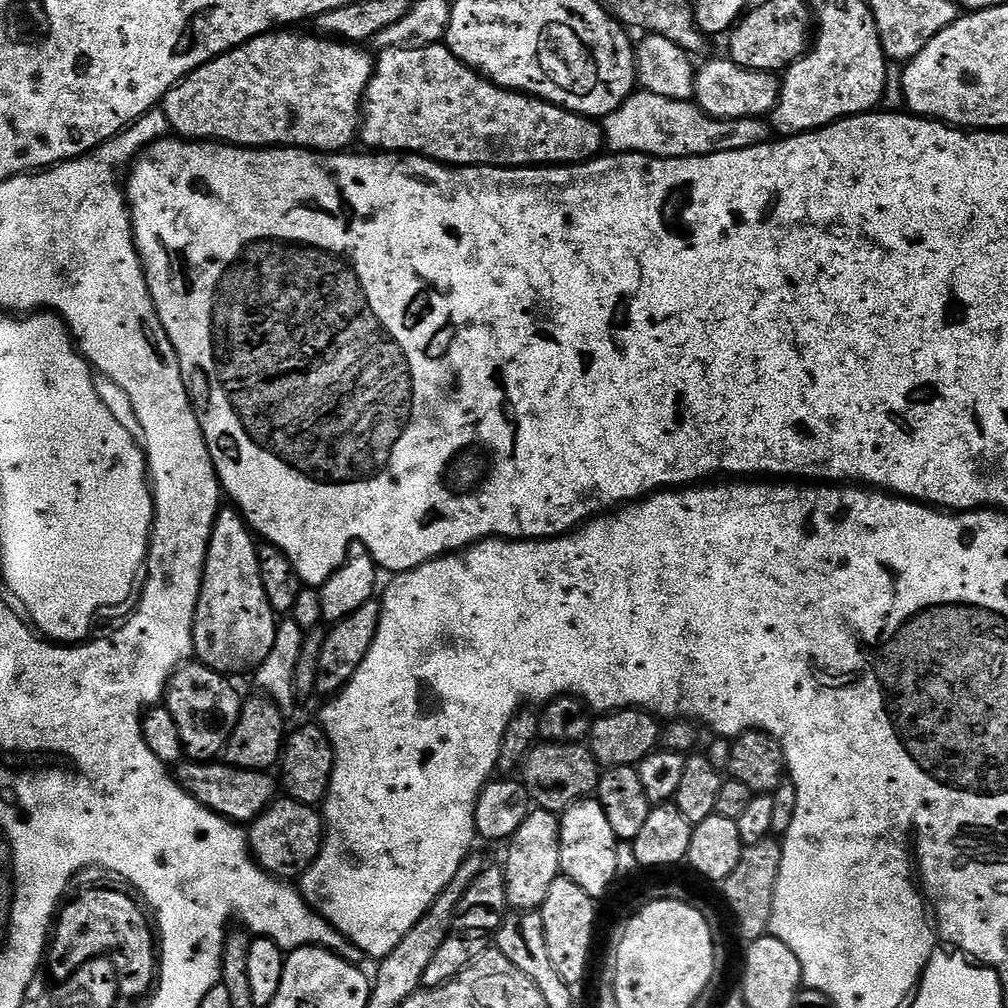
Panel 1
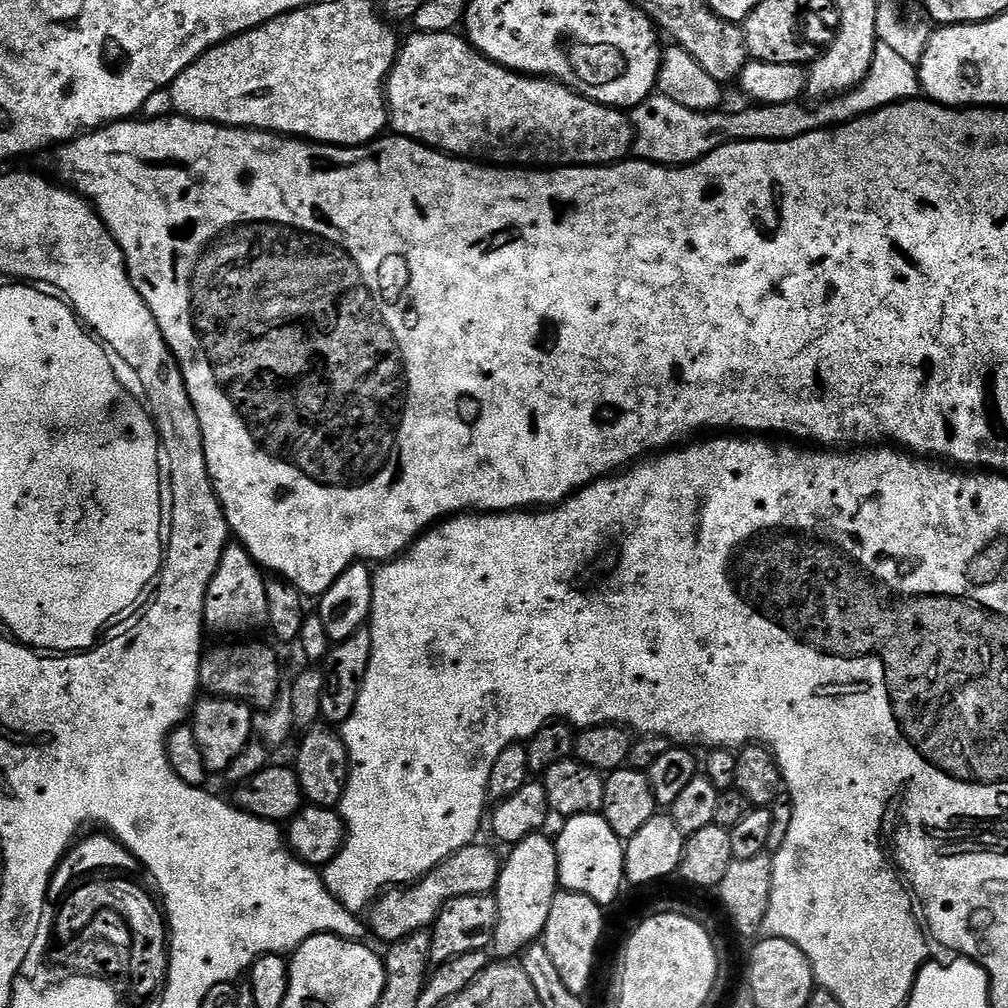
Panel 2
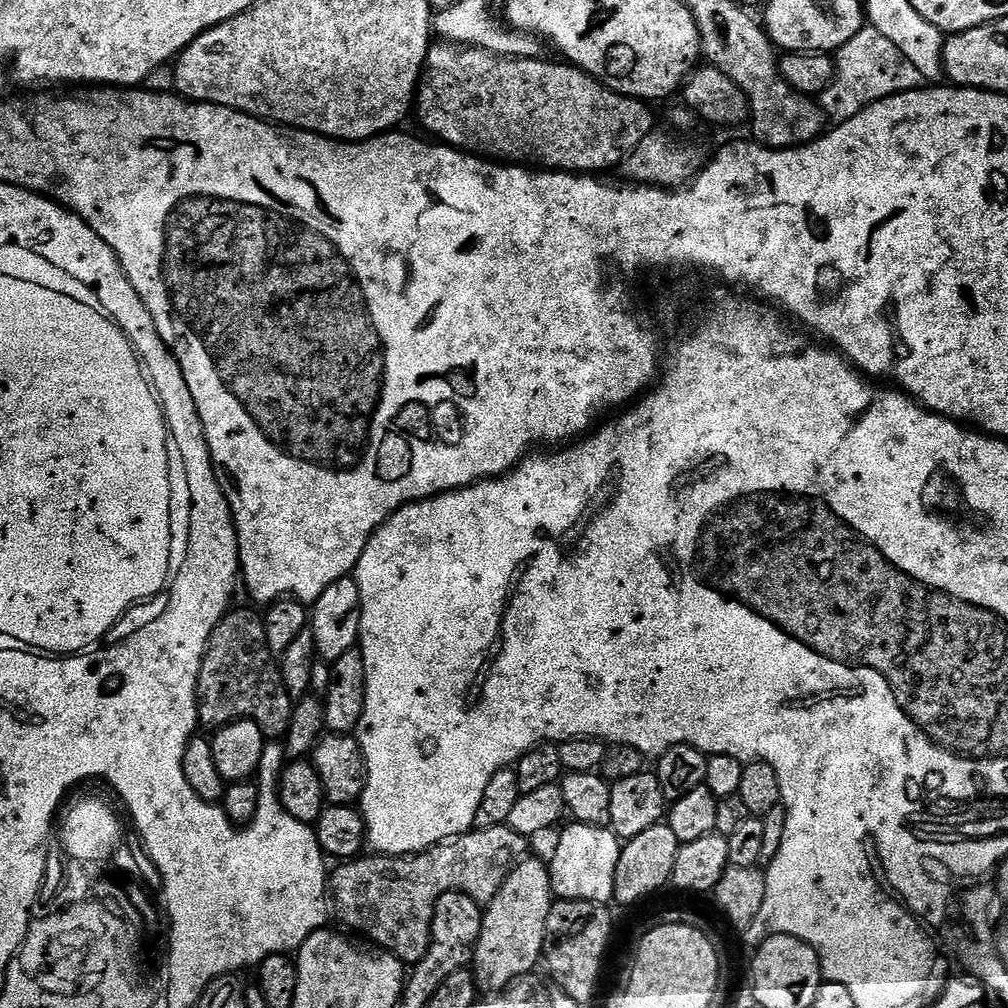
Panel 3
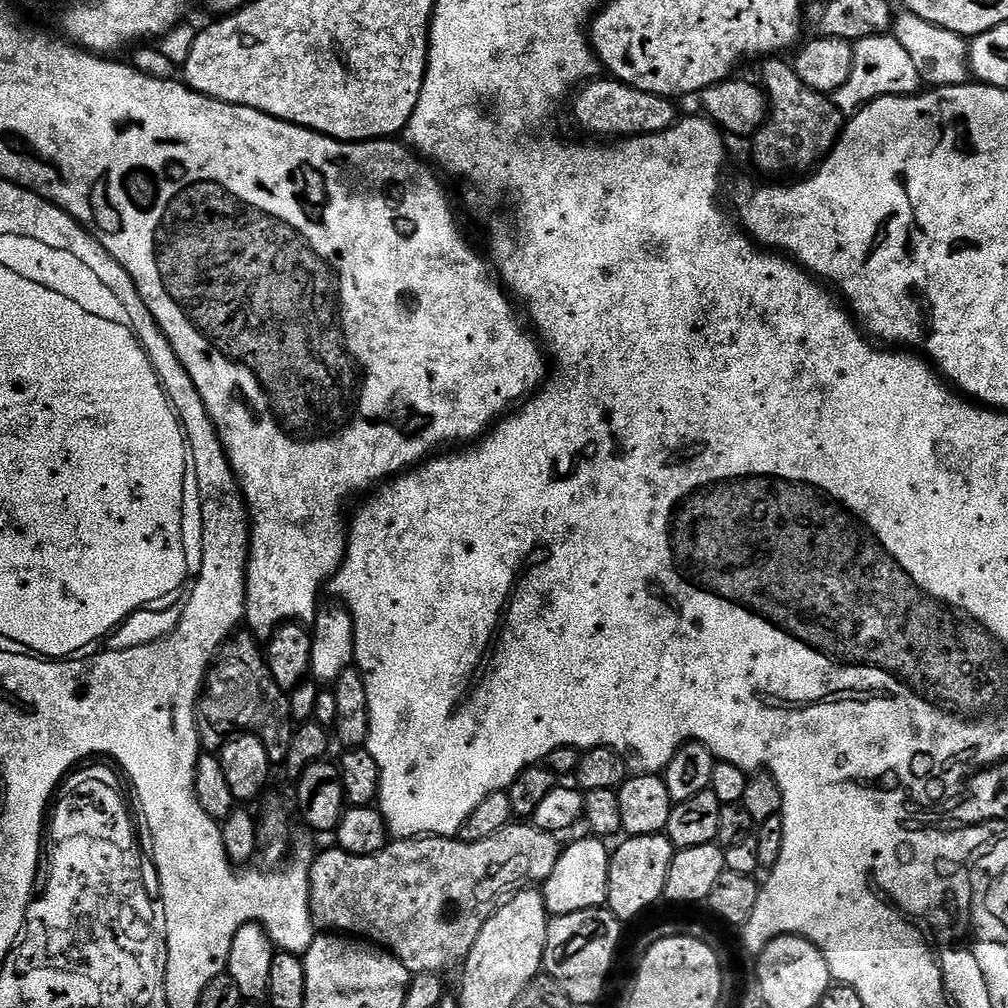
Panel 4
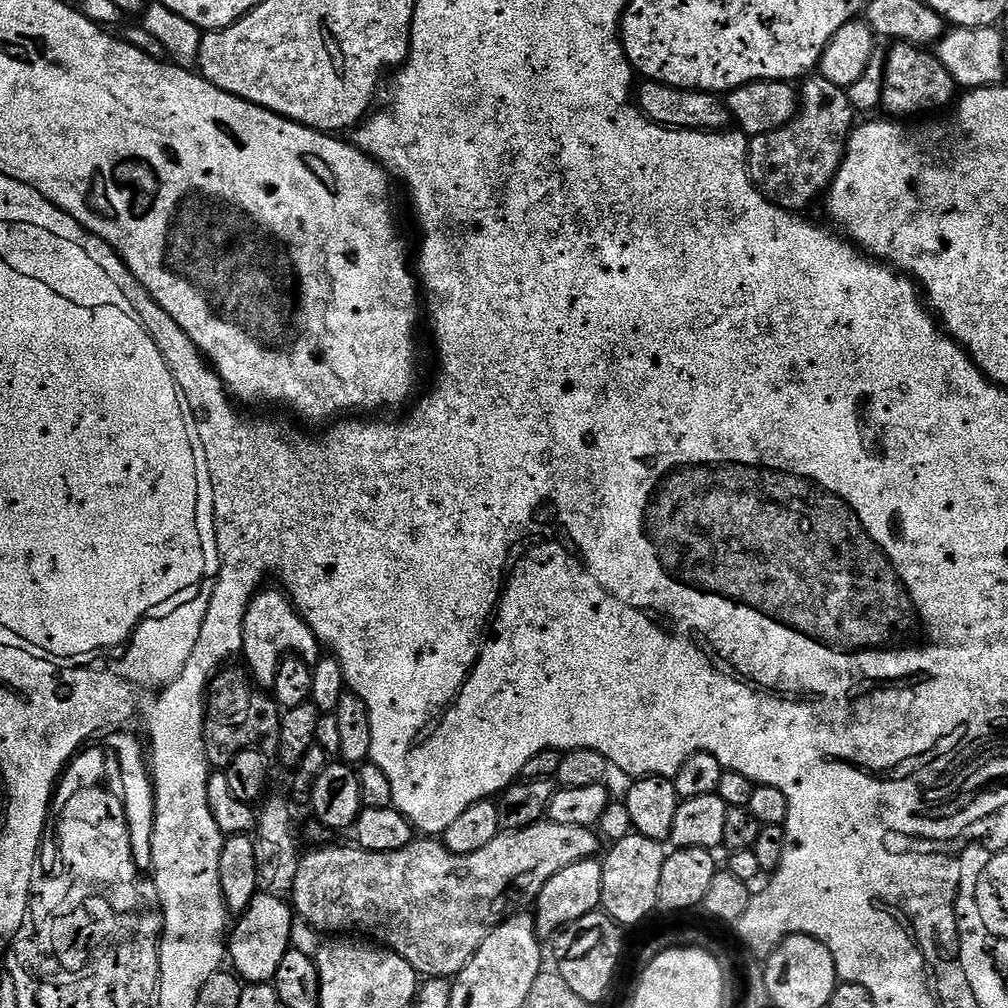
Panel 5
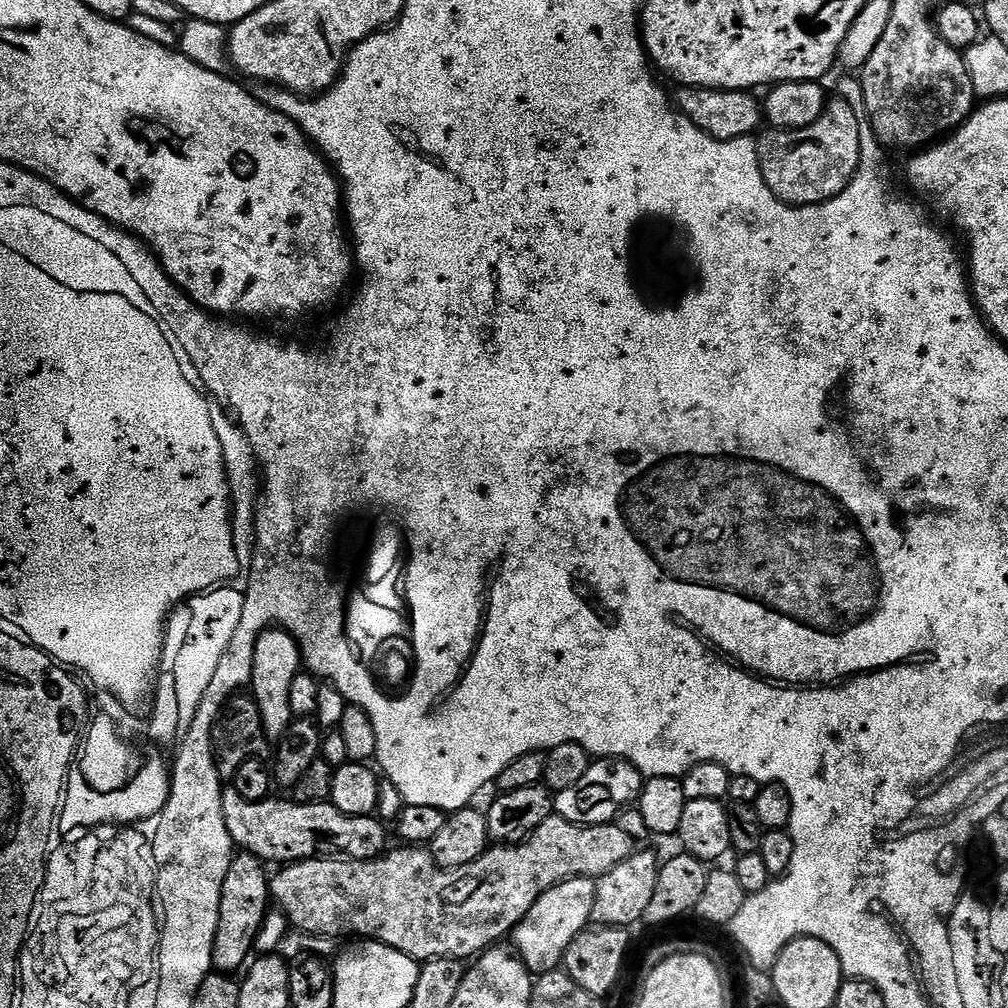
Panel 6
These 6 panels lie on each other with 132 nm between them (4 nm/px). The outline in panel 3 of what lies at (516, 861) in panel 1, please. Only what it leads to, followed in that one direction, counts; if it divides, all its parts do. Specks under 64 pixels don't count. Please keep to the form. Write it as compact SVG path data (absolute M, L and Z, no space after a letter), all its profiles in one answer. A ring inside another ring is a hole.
M525 858L512 869L498 894L484 908L482 934L474 953L476 983L485 993L503 992L510 984L527 977L544 954L546 918L554 903L552 874L547 863Z

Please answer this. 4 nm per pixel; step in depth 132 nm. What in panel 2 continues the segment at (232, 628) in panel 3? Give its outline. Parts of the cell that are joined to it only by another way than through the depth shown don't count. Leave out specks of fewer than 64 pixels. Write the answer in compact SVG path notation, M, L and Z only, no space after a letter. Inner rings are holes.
M248 640L245 644L220 644L200 657L200 688L213 696L240 700L256 710L270 708L282 692L280 660L268 644Z

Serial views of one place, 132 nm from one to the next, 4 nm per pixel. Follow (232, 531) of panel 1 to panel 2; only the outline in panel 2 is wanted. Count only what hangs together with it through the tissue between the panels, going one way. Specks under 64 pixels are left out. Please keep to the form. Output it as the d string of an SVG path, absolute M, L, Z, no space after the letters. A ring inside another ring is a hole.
M239 542L229 543L224 549L214 578L204 599L204 623L216 632L248 632L251 628L267 625L266 586L268 580L255 558Z

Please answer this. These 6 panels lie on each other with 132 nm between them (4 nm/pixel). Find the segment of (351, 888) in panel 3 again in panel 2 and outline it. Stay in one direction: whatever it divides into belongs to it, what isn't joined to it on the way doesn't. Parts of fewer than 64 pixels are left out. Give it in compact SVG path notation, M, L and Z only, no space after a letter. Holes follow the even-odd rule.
M473 842L466 845L411 886L397 886L381 892L366 912L366 924L371 935L376 935L378 939L384 940L383 942L406 939L415 932L431 929L436 922L436 915L440 913L440 907L447 900L470 894L491 893L500 877L502 860L486 845L480 843Z

